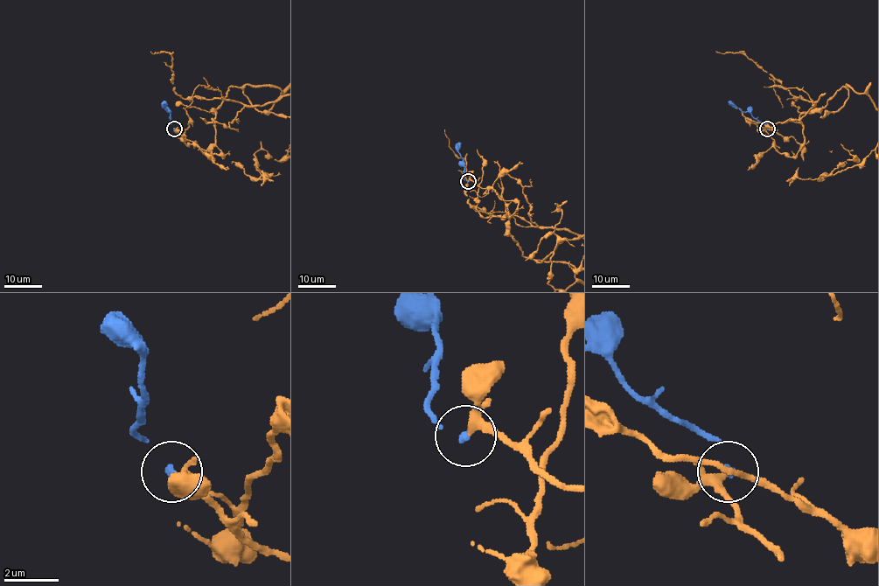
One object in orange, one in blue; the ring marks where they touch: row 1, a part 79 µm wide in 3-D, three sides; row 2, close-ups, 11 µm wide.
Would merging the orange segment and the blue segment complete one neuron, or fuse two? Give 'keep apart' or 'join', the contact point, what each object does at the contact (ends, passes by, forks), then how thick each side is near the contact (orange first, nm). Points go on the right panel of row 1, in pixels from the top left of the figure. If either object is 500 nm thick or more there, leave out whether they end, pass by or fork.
join | (767, 129) | orange forks | blue ends | 240/200 nm

